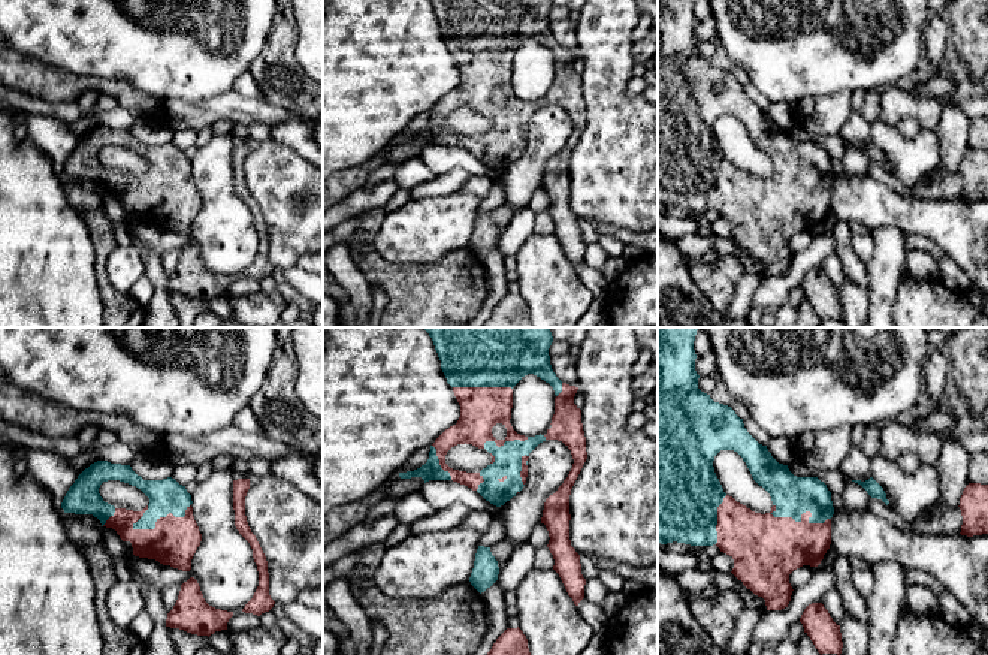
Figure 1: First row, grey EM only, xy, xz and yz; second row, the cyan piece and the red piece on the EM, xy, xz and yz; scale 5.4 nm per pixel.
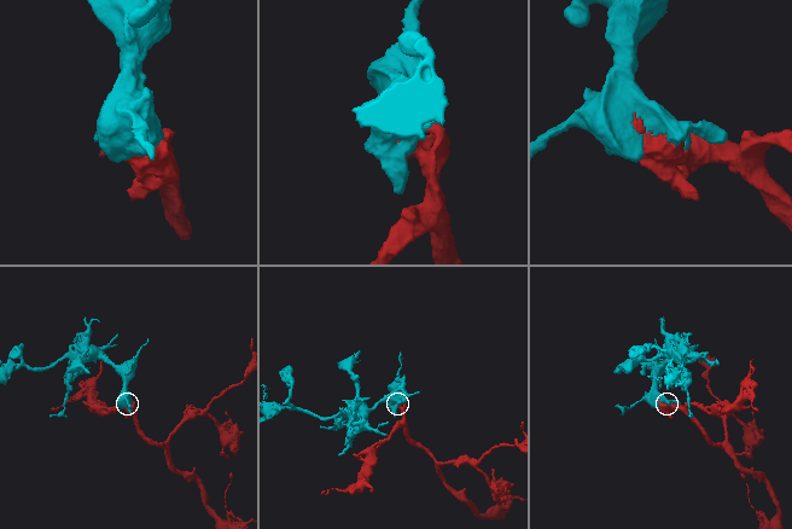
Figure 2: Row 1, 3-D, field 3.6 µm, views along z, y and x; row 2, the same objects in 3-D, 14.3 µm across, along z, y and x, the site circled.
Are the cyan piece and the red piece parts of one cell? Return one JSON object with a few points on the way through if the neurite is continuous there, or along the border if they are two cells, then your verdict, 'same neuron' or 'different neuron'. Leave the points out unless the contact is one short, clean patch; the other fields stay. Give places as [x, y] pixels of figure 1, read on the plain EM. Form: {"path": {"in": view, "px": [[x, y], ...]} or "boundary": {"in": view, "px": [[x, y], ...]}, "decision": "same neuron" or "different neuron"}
{"decision": "same neuron"}

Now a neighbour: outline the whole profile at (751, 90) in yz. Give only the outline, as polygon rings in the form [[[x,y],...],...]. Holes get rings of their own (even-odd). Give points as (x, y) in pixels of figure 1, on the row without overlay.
[[[747,82],[743,85],[744,93],[747,94],[747,97],[762,111],[767,111],[770,106],[770,100],[752,84]]]

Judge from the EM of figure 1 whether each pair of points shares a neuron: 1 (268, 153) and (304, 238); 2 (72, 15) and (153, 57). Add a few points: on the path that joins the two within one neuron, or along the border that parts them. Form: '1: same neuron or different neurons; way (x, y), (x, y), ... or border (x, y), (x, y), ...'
1: same neuron; way (275, 174), (287, 189), (290, 208), (299, 217)
2: same neuron; way (91, 18), (114, 18), (133, 38)

